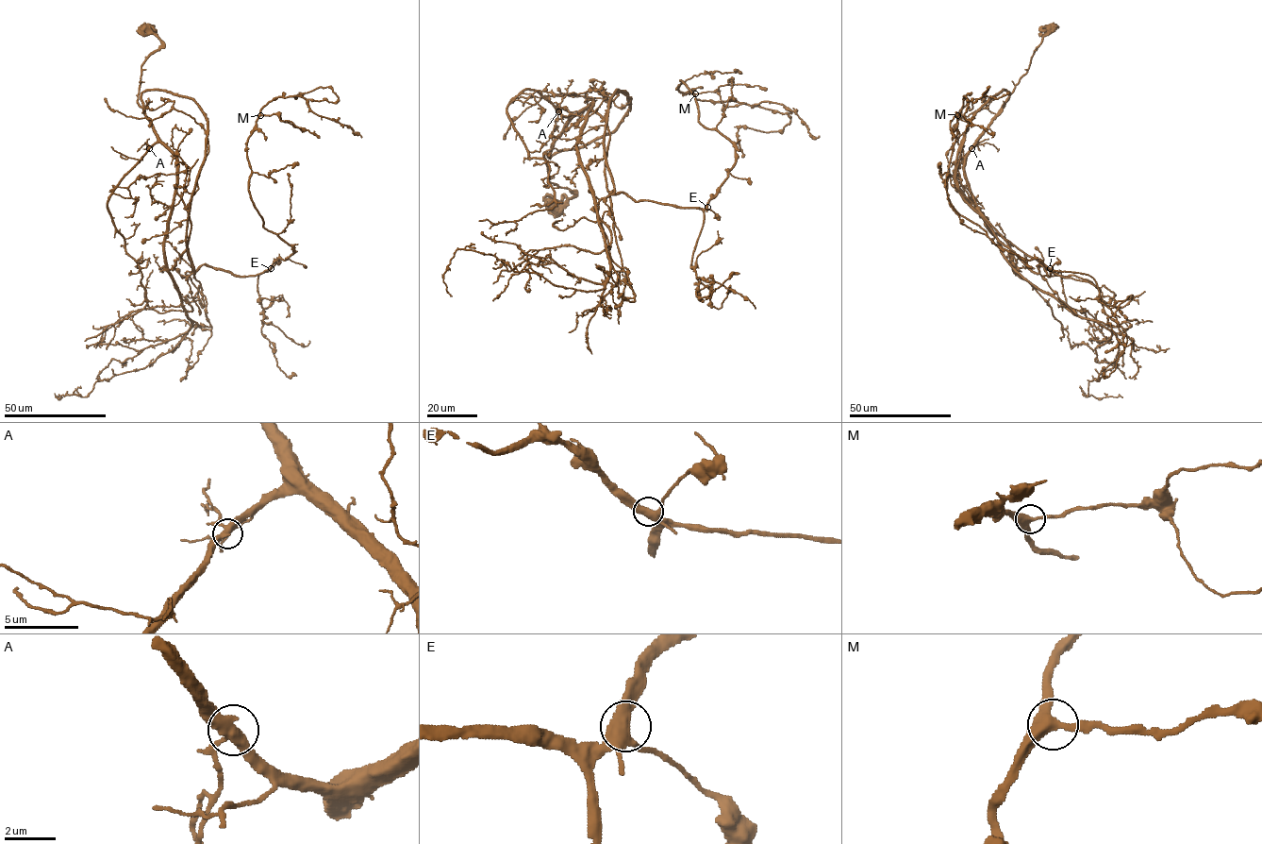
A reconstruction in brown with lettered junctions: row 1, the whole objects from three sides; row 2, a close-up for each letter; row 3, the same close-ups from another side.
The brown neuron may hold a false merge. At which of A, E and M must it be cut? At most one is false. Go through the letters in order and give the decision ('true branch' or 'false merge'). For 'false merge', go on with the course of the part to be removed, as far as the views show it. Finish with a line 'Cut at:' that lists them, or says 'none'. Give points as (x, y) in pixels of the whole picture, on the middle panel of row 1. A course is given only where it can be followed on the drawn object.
A: true branch
E: true branch
M: true branch
Cut at: none

